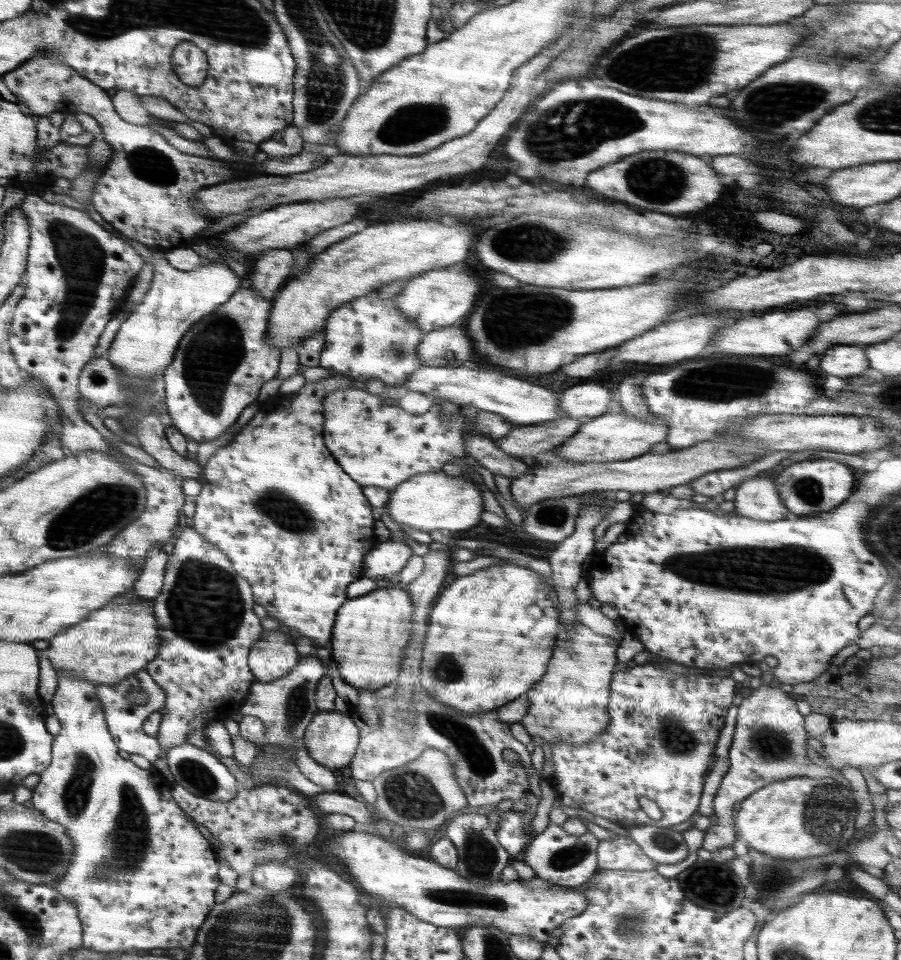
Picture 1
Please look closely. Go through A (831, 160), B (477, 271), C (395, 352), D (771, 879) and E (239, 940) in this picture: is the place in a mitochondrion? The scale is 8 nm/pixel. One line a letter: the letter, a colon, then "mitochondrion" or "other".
A: other
B: other
C: mitochondrion
D: mitochondrion
E: mitochondrion

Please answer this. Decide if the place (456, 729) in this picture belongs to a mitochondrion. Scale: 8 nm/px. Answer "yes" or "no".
yes

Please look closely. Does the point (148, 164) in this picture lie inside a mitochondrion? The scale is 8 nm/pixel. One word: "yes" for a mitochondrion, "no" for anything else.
yes

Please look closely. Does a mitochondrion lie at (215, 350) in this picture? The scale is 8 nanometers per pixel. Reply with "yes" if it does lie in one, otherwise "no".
yes

